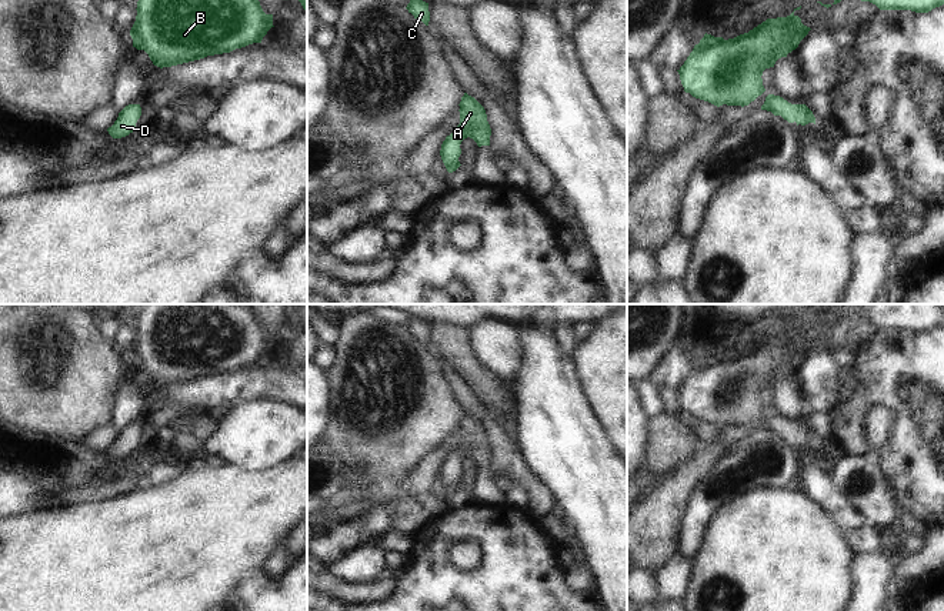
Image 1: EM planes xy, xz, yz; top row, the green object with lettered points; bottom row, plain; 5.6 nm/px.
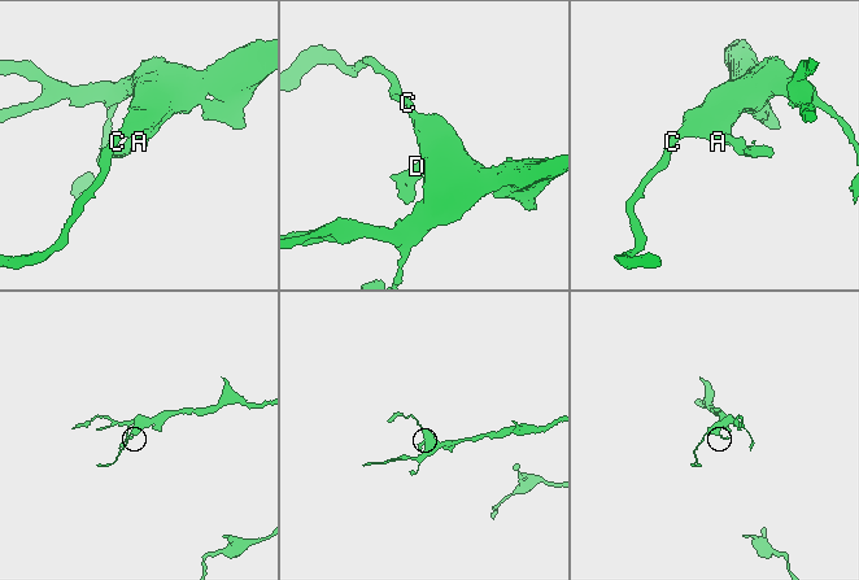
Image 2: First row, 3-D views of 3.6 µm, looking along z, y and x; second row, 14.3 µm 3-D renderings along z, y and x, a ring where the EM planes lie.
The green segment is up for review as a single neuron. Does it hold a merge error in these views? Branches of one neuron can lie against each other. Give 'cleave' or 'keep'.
keep

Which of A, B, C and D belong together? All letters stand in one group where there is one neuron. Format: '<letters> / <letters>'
A B C D

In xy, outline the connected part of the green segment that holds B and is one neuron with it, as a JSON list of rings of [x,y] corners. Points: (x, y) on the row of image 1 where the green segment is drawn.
[[[139,0],[136,10],[133,47],[144,50],[160,69],[261,43],[274,27],[273,14],[266,14],[258,0]]]

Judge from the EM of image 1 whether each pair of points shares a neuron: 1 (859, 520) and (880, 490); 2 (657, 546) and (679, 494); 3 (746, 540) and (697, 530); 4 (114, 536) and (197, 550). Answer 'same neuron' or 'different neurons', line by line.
1: different neurons
2: same neuron
3: different neurons
4: same neuron

